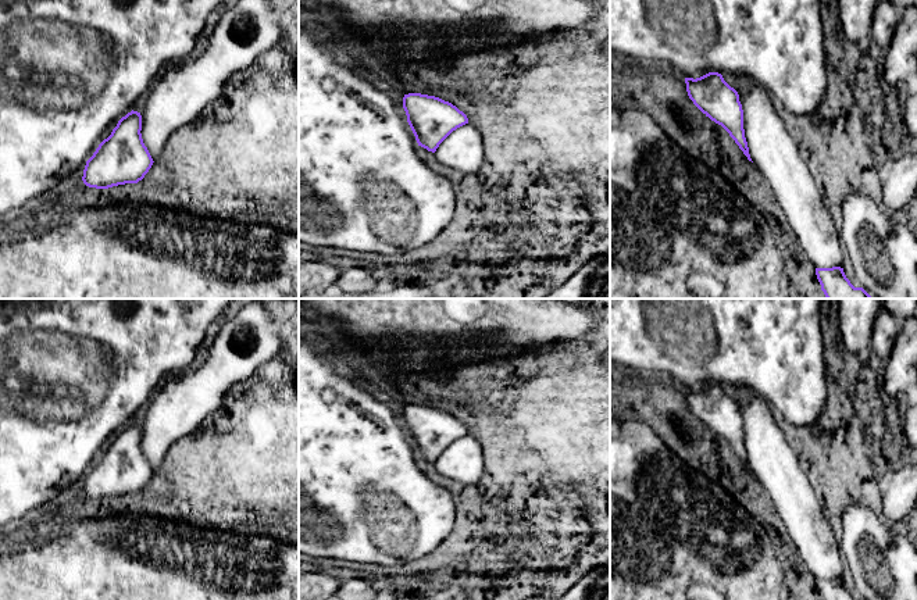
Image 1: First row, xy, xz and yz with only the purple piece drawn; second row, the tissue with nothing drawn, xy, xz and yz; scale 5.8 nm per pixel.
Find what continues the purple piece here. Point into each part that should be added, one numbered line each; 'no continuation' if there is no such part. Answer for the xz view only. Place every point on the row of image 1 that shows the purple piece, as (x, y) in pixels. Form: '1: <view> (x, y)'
no continuation

